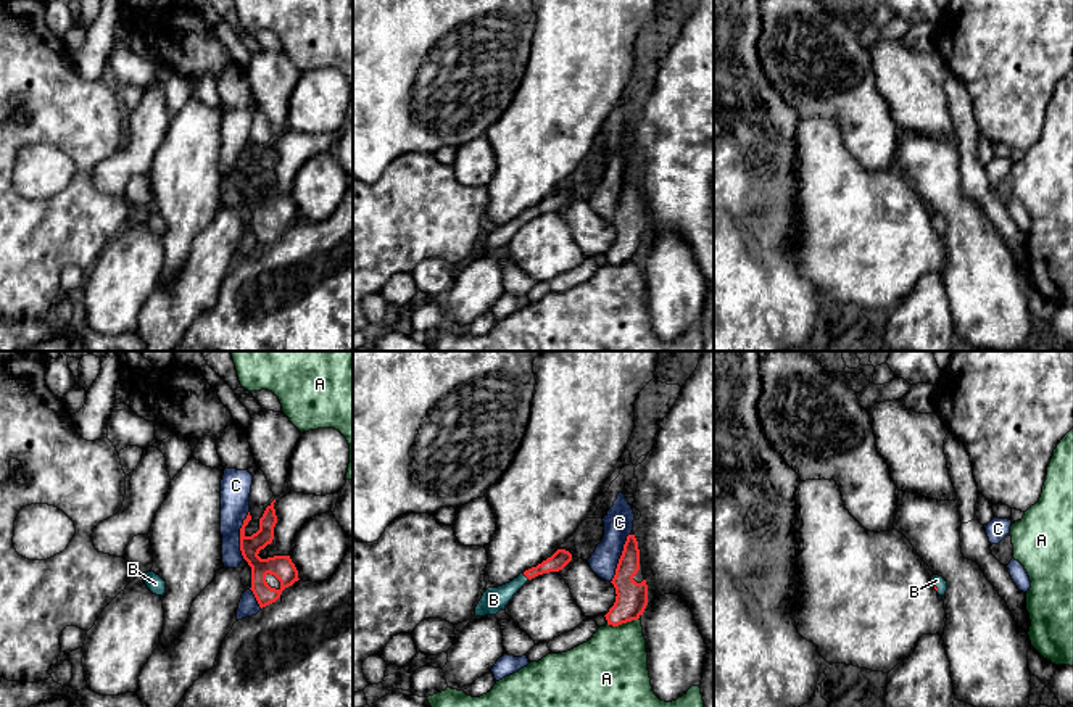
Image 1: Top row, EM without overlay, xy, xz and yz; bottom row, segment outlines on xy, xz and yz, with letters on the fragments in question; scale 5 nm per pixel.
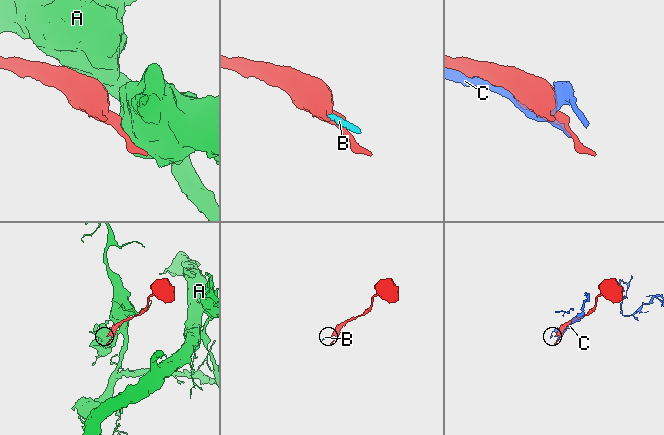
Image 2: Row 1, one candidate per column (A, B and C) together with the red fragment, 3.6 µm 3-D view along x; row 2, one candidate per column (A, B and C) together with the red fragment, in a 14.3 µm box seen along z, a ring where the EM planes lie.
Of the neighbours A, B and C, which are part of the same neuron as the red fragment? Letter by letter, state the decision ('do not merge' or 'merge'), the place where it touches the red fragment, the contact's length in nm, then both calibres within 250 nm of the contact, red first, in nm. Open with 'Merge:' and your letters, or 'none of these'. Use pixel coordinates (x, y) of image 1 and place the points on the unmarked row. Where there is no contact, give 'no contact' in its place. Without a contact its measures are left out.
Merge: B
A: do not merge; meets red in xz at (622, 261); contact 170 nm long; 160 nm thick on the red side, 380 nm on the other
B: merge; meets red in xz at (526, 214); contact 50 nm long; 90 nm thick on the red side, 120 nm on the other
C: do not merge; meets red in xz at (621, 197); contact 260 nm long; 160 nm thick on the red side, 140 nm on the other

